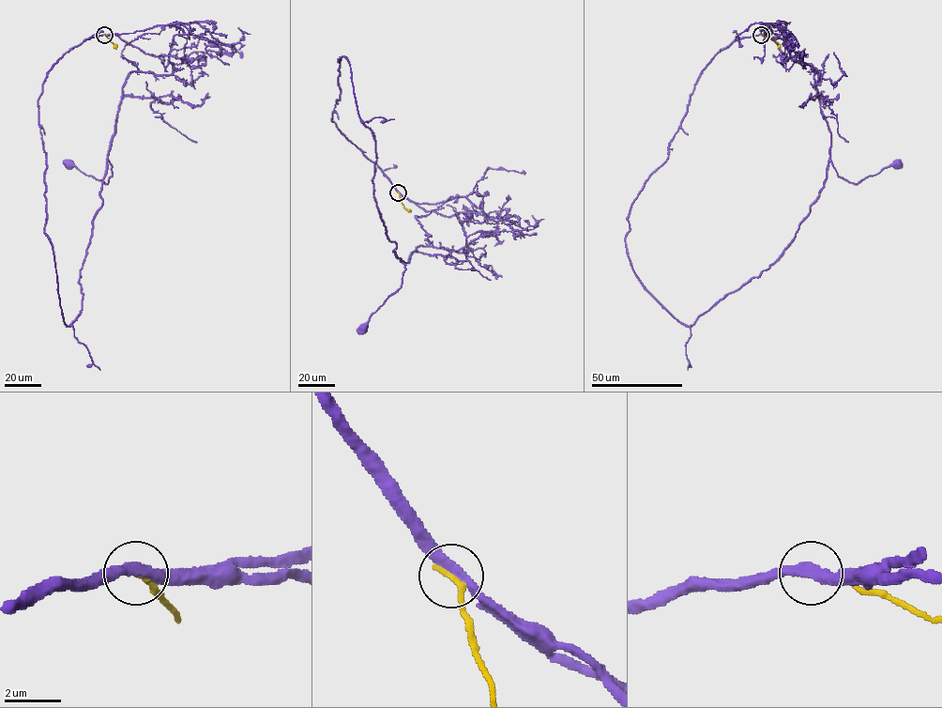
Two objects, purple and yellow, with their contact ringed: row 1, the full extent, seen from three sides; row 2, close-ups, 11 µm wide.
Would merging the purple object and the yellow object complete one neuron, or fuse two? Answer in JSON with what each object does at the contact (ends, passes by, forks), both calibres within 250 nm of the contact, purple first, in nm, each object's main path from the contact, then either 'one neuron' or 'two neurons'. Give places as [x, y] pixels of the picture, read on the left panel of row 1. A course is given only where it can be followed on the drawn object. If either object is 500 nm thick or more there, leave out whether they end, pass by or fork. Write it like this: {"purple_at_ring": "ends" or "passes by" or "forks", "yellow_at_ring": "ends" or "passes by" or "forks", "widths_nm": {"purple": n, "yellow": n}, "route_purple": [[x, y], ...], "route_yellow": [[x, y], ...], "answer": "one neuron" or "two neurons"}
{"purple_at_ring": "passes by", "yellow_at_ring": "ends", "widths_nm": {"purple": 340, "yellow": 300}, "route_purple": [[104, 35], [178, 24], [184, 33], [174, 36], [171, 74], [132, 71], [127, 79], [109, 182], [70, 165]], "route_yellow": [[104, 35], [116, 49]], "answer": "two neurons"}

